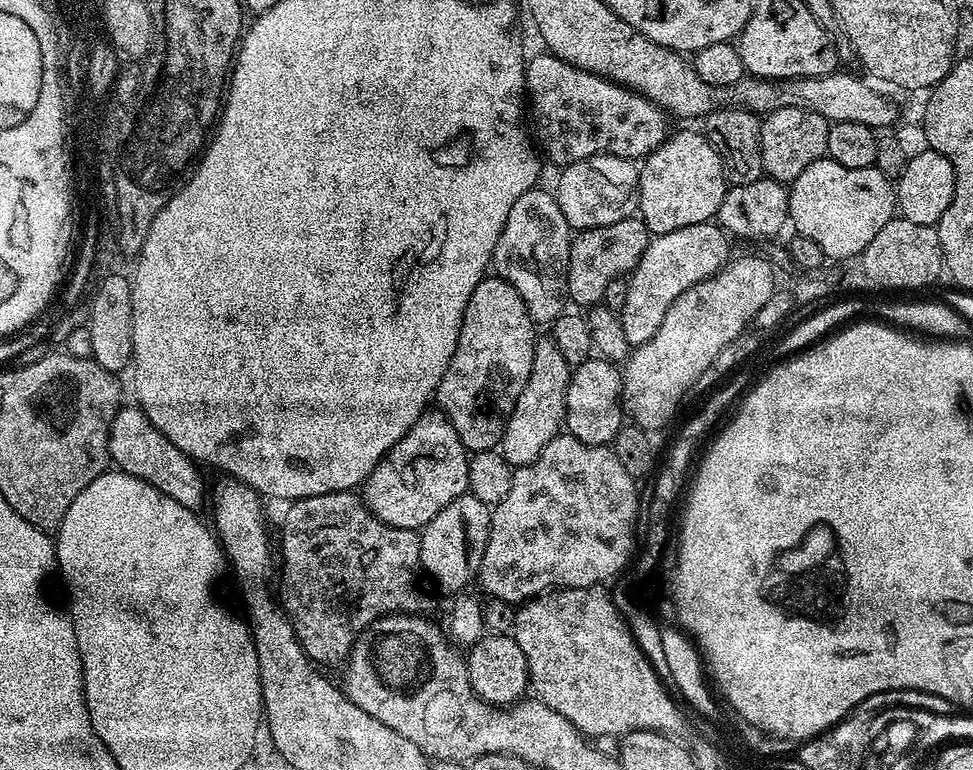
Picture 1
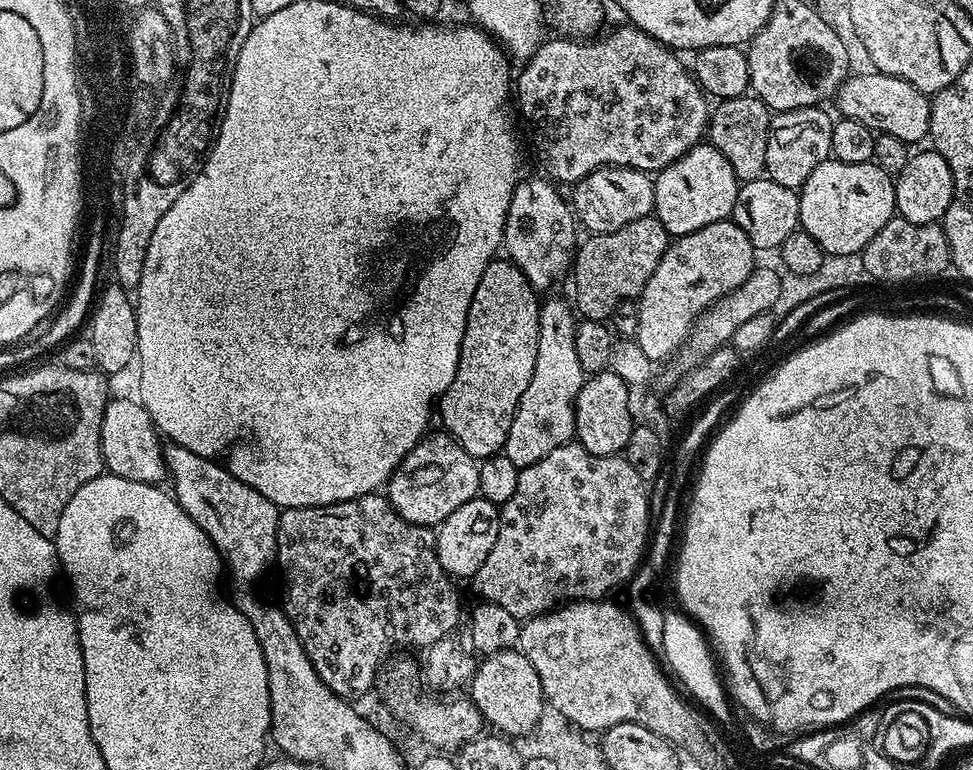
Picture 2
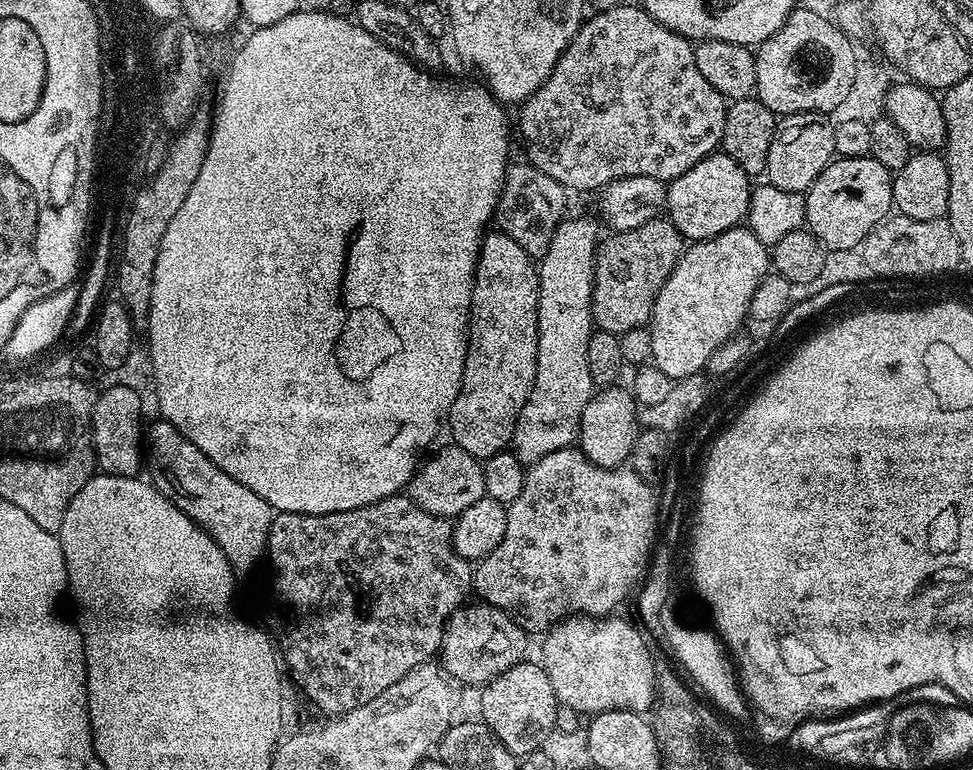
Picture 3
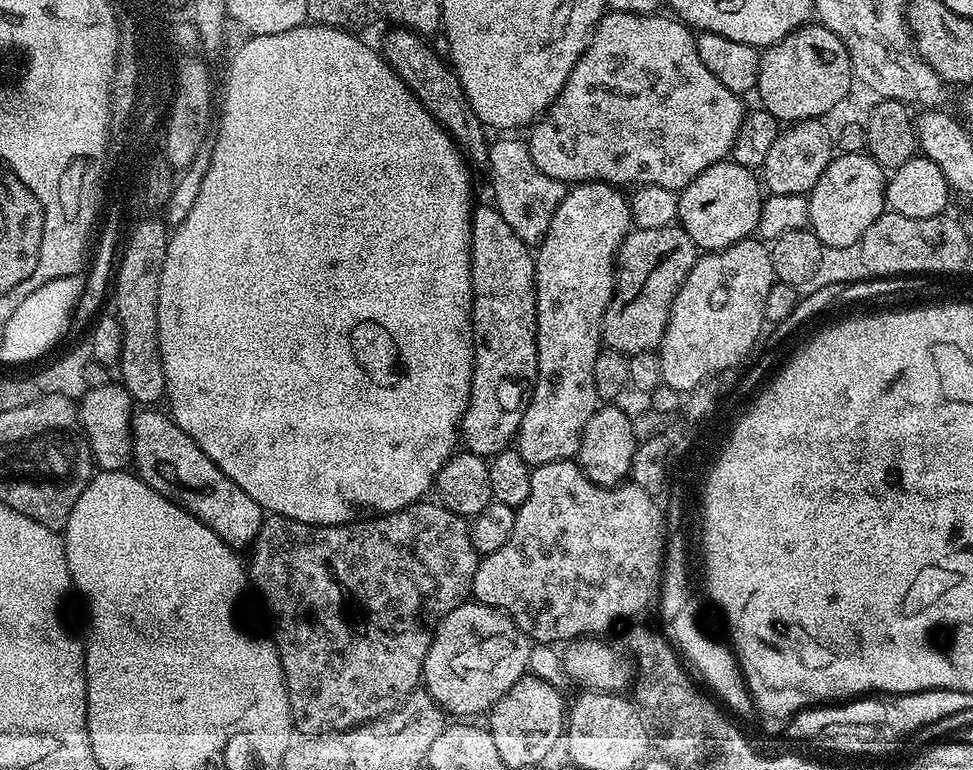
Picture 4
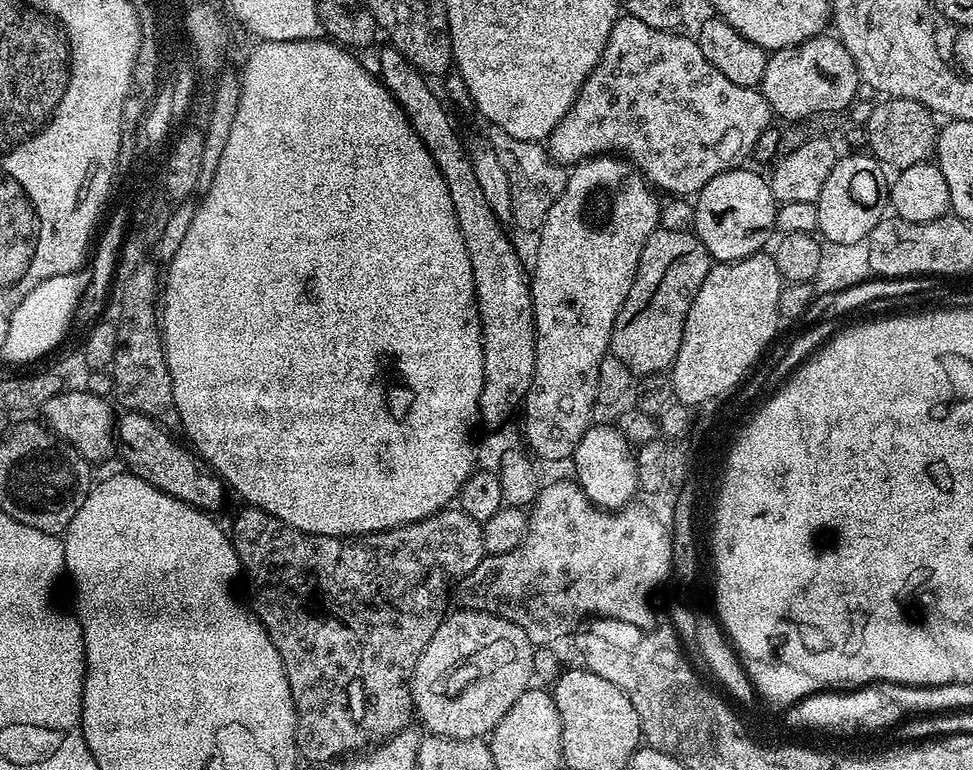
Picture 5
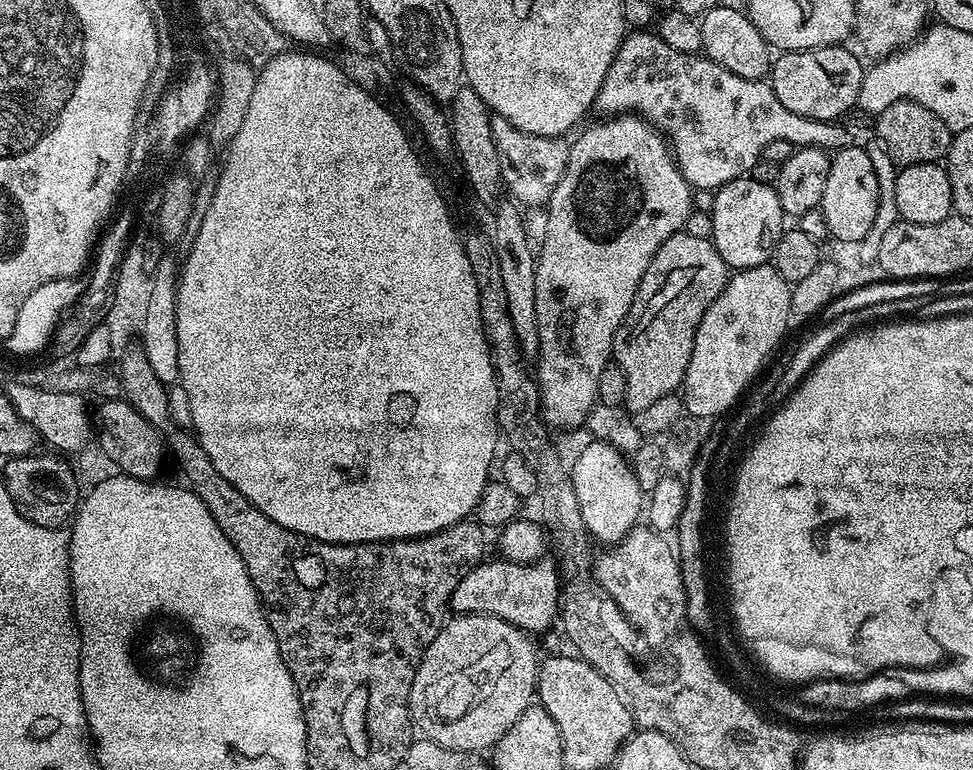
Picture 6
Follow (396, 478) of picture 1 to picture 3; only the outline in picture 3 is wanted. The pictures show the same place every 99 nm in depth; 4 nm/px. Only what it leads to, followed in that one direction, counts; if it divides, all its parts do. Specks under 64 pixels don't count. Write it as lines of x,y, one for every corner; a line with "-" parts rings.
457,446
449,447
442,449
437,456
429,455
417,467
412,473
411,480
408,481
406,492
422,510
435,516
455,518
461,516
466,509
474,506
474,502
485,496
484,465
466,450

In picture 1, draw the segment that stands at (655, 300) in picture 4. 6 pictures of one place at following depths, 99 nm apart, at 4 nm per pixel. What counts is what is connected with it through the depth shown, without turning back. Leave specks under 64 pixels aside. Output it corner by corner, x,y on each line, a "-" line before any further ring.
627,216
622,222
577,231
570,246
568,263
567,299
581,304
584,310
603,301
606,286
614,279
627,277
638,266
650,239
648,227
636,216

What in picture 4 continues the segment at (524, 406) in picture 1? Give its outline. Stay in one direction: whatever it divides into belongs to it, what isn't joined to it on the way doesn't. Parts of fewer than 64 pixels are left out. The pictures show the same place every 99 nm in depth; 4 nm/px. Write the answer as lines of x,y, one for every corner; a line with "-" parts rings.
577,183
565,191
548,232
534,252
536,261
536,357
538,370
532,397
522,414
514,447
530,465
573,459
579,453
586,422
596,413
594,362
602,351
606,306
616,289
616,251
633,231
632,205
615,184

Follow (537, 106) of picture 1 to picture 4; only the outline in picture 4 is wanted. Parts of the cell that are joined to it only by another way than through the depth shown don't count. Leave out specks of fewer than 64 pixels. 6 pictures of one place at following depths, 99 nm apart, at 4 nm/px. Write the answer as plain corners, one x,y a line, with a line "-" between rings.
609,11
600,17
566,86
529,129
526,143
538,170
565,184
653,184
679,193
702,170
729,159
734,138
746,115
746,107
740,101
743,99
726,90
702,66
693,29
671,15
660,15

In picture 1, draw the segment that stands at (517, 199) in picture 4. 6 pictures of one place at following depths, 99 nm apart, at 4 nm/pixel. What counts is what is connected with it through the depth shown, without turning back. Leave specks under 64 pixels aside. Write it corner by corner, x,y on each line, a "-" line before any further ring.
531,188
514,202
510,218
506,218
506,226
502,226
498,246
494,246
491,267
495,275
510,282
510,286
522,294
522,302
526,302
533,321
548,326
565,311
574,229
566,222
566,214
562,214
555,195
551,191
543,192
542,188

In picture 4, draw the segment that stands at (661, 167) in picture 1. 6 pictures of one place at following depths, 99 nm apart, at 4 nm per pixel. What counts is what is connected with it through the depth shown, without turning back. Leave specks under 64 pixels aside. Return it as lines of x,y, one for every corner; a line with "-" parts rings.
729,158
702,170
694,182
680,189
676,219
697,249
721,252
734,242
749,239
759,229
761,203
762,184
757,173

